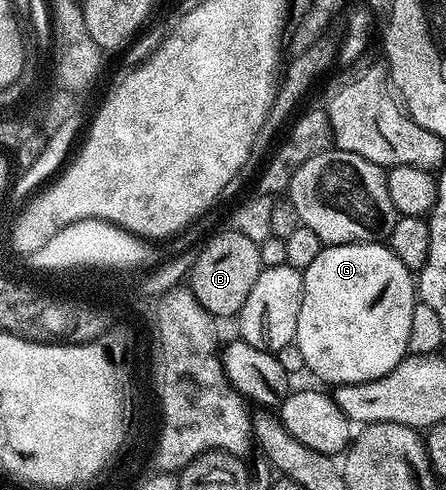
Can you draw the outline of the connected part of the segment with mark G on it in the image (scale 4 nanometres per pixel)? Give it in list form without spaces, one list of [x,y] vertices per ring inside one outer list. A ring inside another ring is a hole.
[[[387,243],[375,244],[329,244],[321,247],[318,258],[310,262],[310,266],[303,269],[304,293],[302,294],[302,310],[298,310],[298,326],[296,327],[295,343],[298,350],[302,350],[304,367],[313,372],[320,380],[329,380],[329,385],[361,384],[374,378],[382,378],[394,366],[398,366],[405,356],[409,355],[408,343],[410,342],[411,322],[414,319],[414,308],[418,303],[418,284],[414,273],[406,266],[402,266],[402,258],[398,258],[388,247]]]

